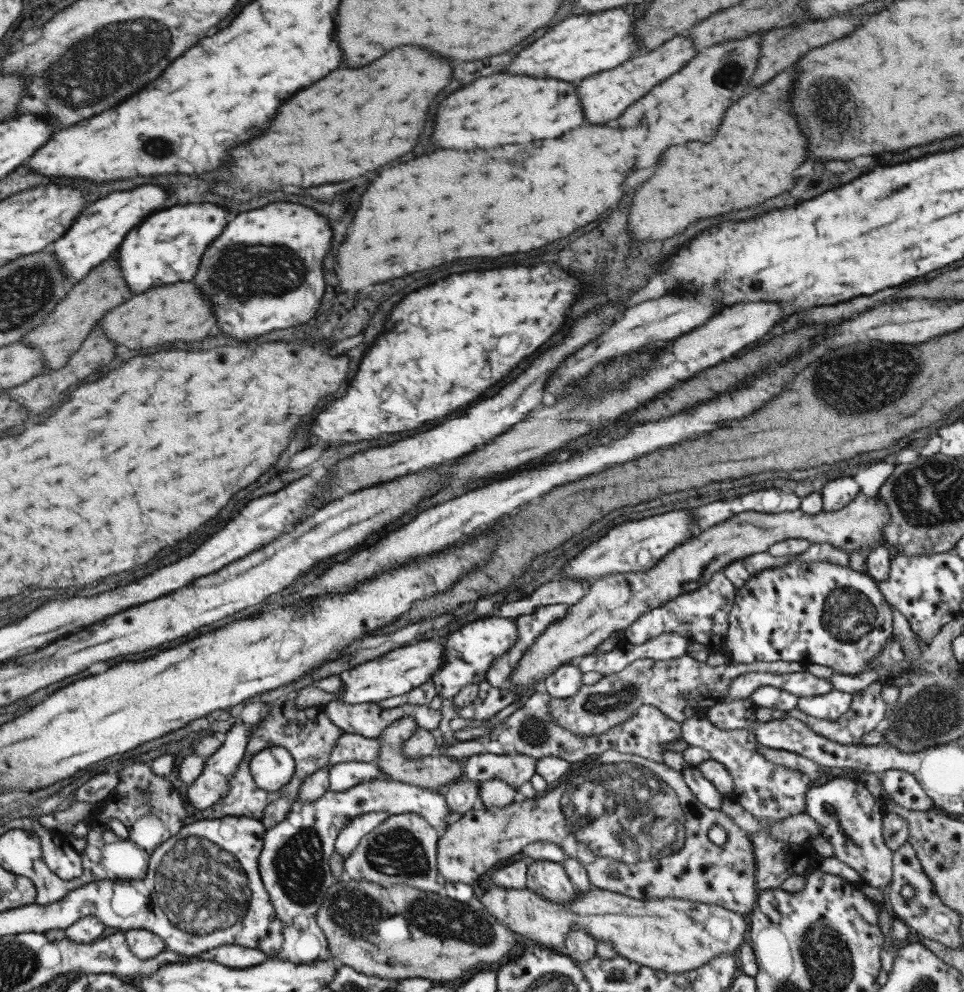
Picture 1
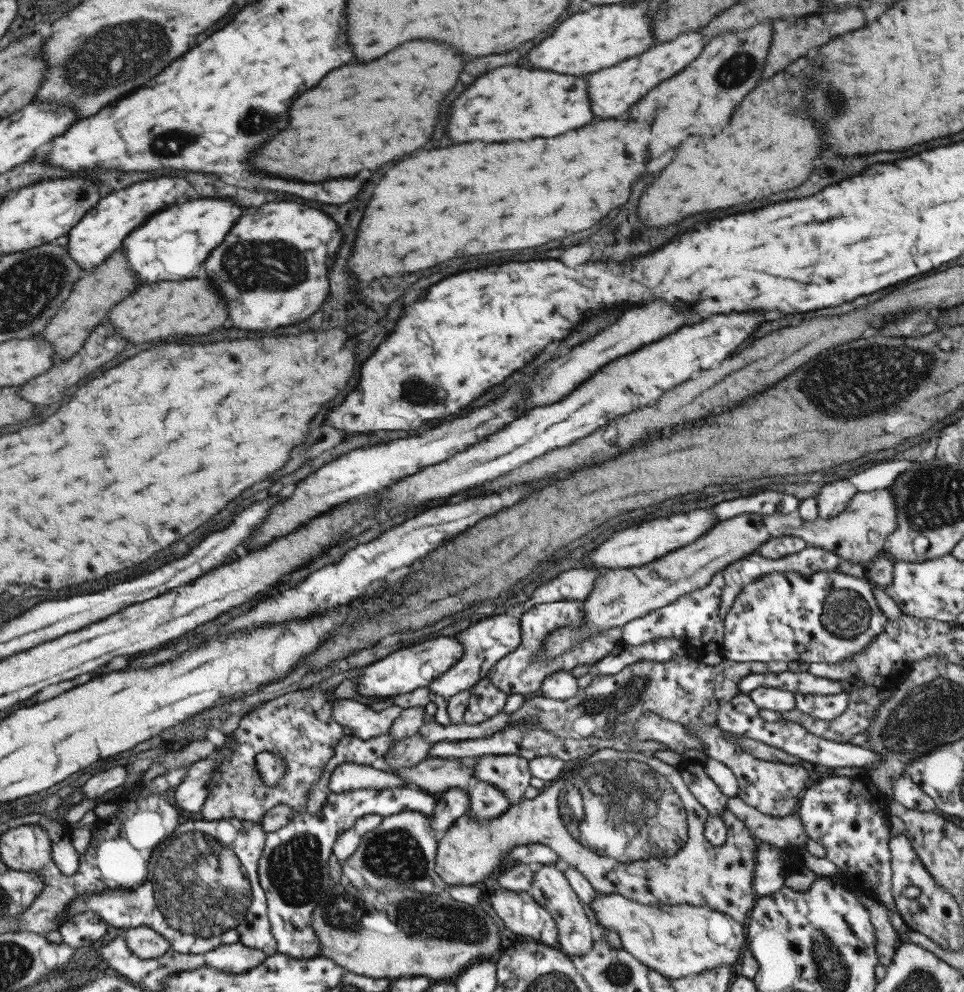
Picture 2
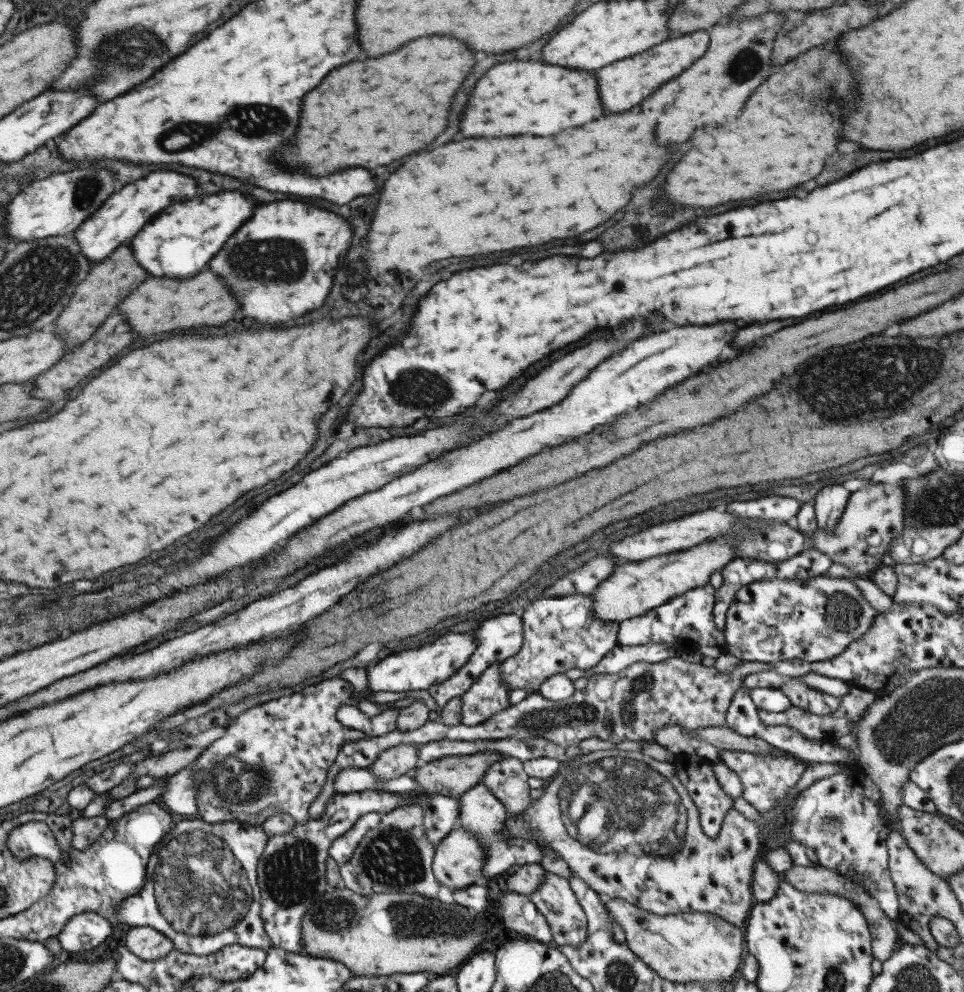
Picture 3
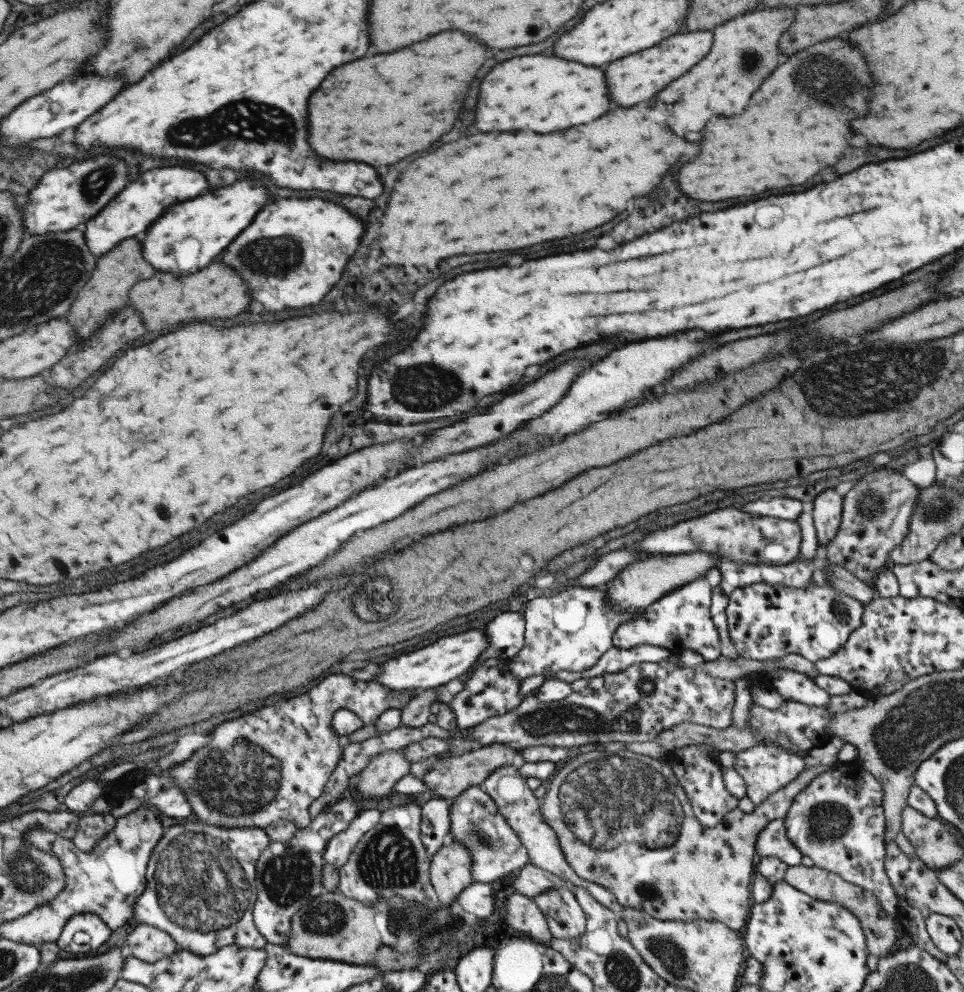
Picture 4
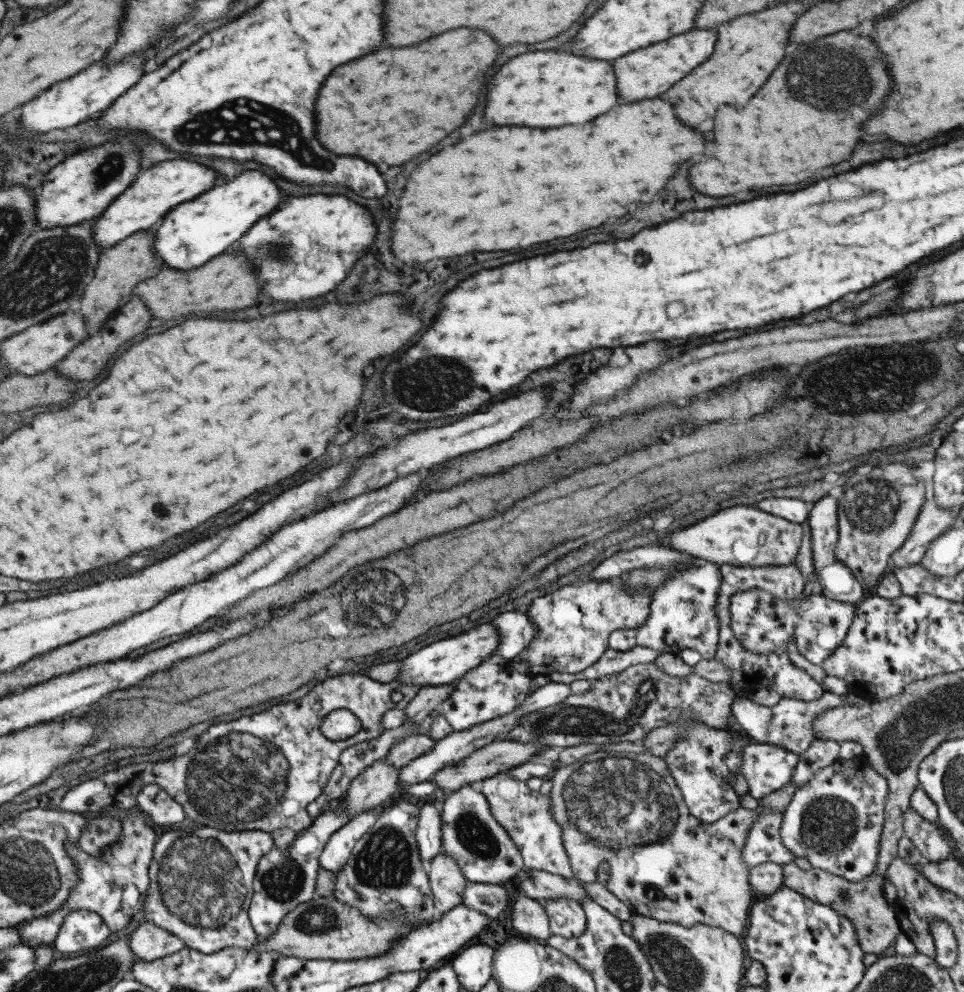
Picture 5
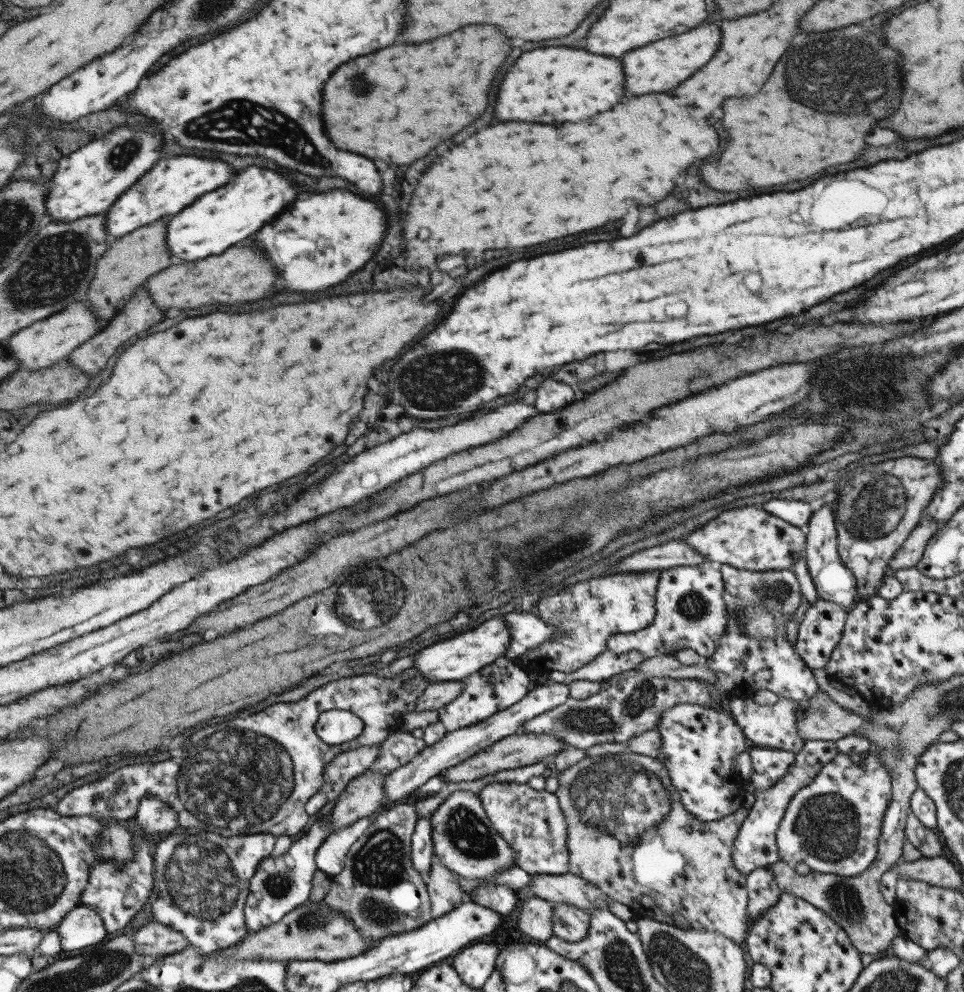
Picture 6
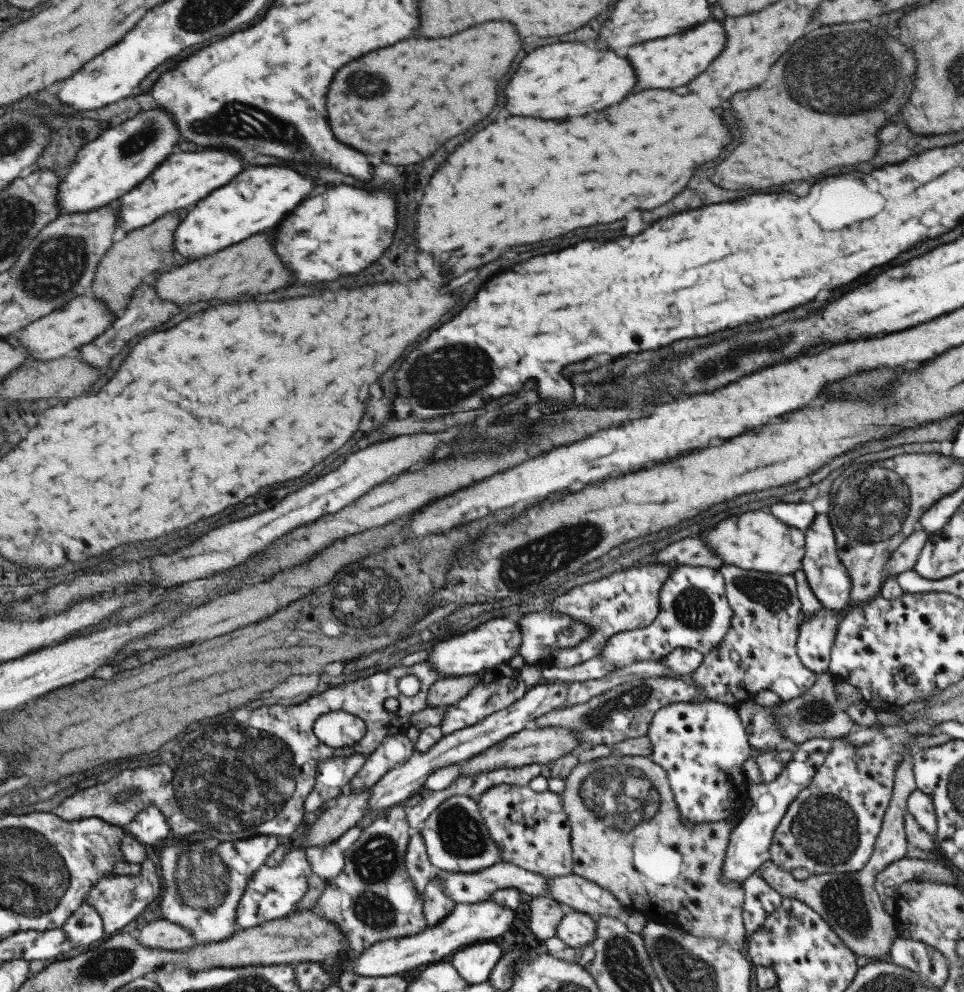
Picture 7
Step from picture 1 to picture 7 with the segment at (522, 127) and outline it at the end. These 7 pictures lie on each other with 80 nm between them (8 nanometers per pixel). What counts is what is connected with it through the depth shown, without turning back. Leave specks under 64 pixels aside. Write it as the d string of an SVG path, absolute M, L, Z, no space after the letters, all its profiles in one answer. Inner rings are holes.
M581 42L549 44L529 52L521 60L511 82L505 86L505 108L513 116L533 116L543 120L583 116L619 102L633 84L635 76L629 62L611 50Z

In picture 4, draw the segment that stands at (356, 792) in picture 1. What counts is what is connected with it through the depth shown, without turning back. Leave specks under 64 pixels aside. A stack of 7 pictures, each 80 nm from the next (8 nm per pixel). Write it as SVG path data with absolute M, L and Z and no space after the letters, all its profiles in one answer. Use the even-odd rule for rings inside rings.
M344 793L341 798L325 806L317 817L309 821L308 826L296 829L287 845L268 840L269 845L261 852L255 866L256 900L252 908L253 924L267 943L286 946L284 942L288 937L290 916L302 904L327 893L321 886L321 873L325 864L323 852L329 839L345 831L359 811L374 808L377 801L372 798L362 800L358 795Z

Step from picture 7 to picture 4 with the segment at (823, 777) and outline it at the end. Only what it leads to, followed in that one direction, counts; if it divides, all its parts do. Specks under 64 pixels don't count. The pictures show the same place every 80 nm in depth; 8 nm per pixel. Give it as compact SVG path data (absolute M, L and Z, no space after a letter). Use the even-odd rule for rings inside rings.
M857 760L834 763L829 770L814 776L792 798L782 819L785 837L801 855L809 857L815 867L836 874L847 884L873 892L881 908L894 916L897 897L884 871L882 786L857 765Z

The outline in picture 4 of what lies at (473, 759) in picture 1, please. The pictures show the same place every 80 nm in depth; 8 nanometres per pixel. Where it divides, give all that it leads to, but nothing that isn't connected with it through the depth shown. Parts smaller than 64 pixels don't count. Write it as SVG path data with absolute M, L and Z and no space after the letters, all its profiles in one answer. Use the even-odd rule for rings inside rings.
M517 763L496 768L489 776L483 779L483 782L478 784L478 787L490 796L503 821L511 827L511 831L513 831L521 845L523 845L523 848L525 848L525 851L527 851L527 857L529 857L529 860L527 860L528 865L546 870L557 876L557 878L568 881L571 886L575 885L575 887L585 889L597 903L608 908L618 918L621 918L622 906L617 903L613 894L609 894L601 886L596 886L591 882L579 879L573 872L573 869L567 865L561 850L559 850L559 846L557 846L557 838L555 838L553 830L545 824L545 821L541 820L540 799L533 794L532 790L527 788L526 779L518 773Z

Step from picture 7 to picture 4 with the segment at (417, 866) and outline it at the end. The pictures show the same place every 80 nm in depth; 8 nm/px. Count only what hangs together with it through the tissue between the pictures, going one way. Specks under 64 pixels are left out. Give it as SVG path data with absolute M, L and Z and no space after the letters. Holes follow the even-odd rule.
M437 797L420 806L421 843L429 860L435 852L445 846L449 837L449 799Z

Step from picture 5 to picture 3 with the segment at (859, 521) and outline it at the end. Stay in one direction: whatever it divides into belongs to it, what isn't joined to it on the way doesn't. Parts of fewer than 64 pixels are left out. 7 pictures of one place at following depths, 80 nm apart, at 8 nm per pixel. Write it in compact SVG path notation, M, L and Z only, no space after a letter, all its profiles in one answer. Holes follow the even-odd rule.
M871 482L863 490L851 492L843 512L833 528L818 528L812 534L812 543L832 562L843 564L862 578L870 578L871 572L883 564L889 543L897 538L903 528L903 507L906 492L901 483L875 484Z

